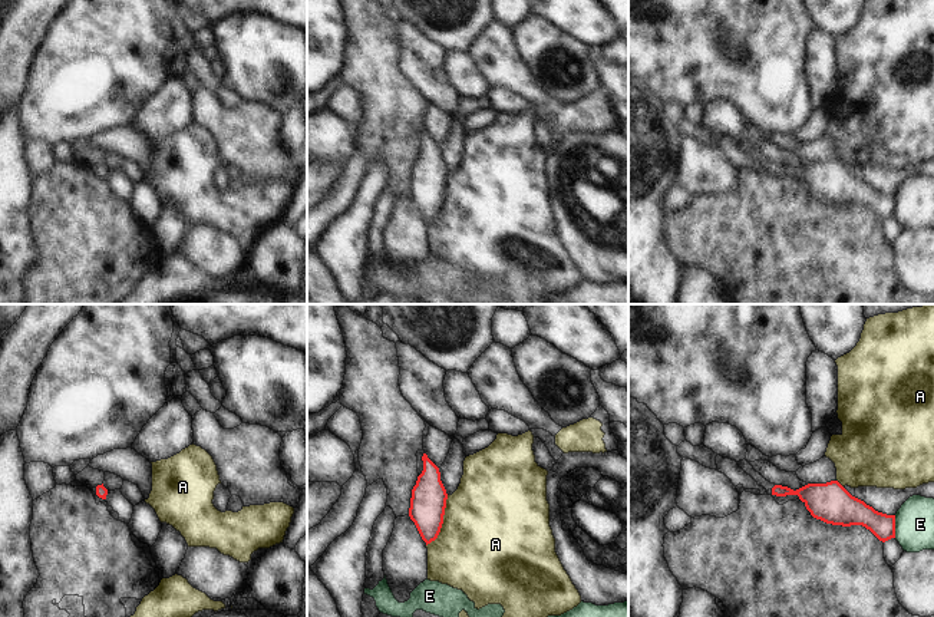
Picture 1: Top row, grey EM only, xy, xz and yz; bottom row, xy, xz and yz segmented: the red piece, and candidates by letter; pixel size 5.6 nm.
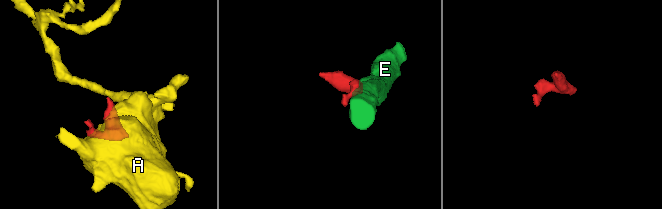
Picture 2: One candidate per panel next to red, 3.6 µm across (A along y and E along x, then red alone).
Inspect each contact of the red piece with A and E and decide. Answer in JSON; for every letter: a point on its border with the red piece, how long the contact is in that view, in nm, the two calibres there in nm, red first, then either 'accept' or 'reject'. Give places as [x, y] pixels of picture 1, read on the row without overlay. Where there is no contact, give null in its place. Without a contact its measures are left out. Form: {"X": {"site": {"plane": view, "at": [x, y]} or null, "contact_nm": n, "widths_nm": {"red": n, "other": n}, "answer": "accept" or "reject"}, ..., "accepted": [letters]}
{"A": {"site": {"plane": "xz", "at": [442, 200]}, "contact_nm": 320, "widths_nm": {"red": 200, "other": 500}, "answer": "reject"}, "E": {"site": {"plane": "yz", "at": [894, 205]}, "contact_nm": 130, "widths_nm": {"red": 160, "other": 220}, "answer": "reject"}, "accepted": []}

